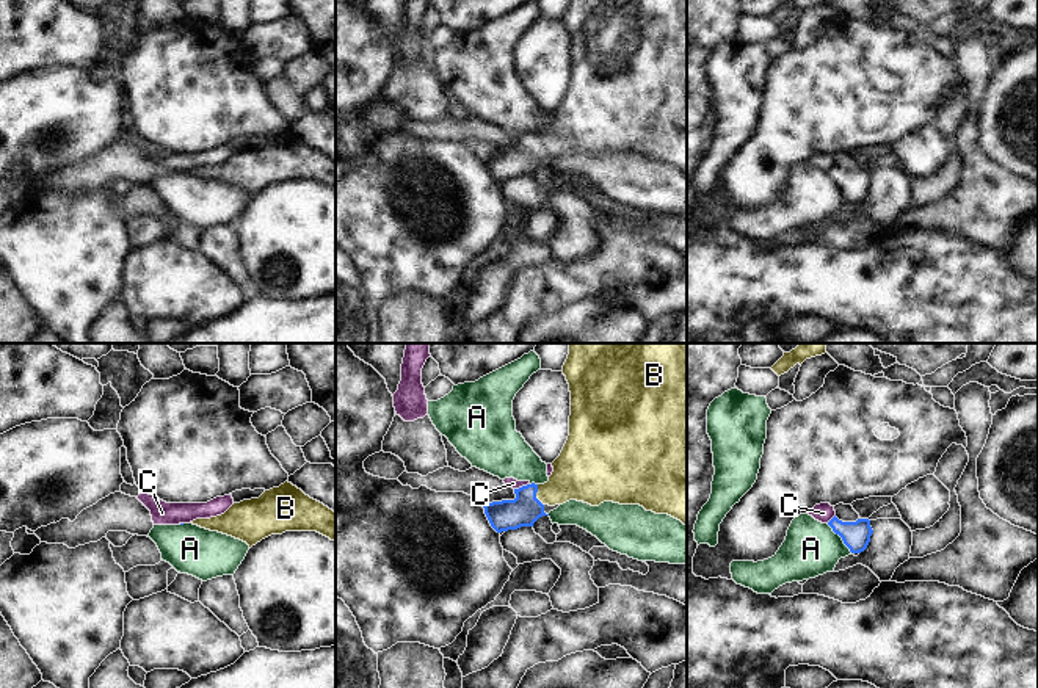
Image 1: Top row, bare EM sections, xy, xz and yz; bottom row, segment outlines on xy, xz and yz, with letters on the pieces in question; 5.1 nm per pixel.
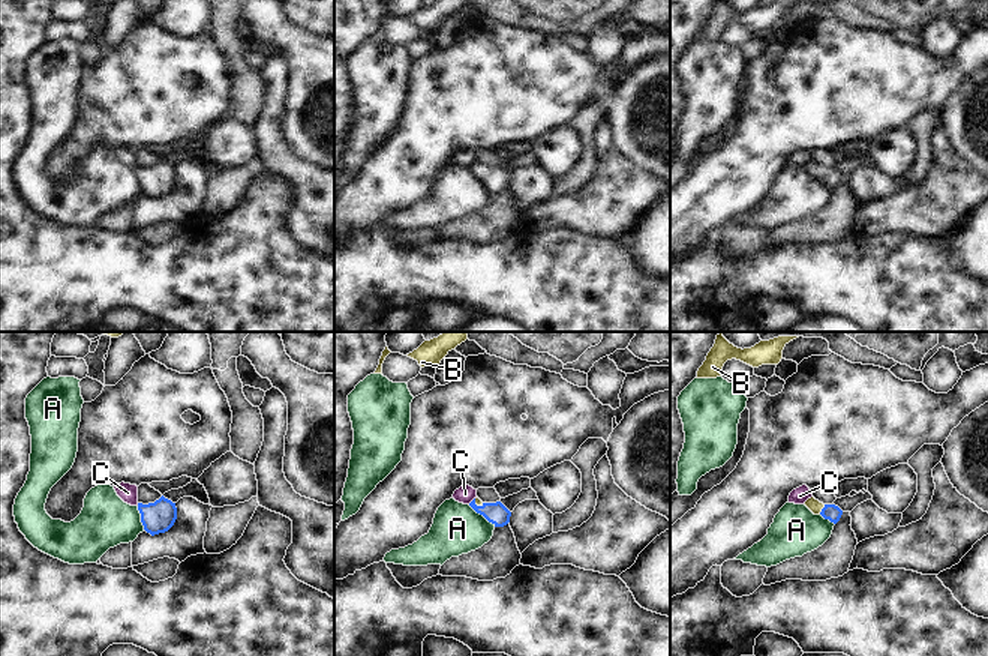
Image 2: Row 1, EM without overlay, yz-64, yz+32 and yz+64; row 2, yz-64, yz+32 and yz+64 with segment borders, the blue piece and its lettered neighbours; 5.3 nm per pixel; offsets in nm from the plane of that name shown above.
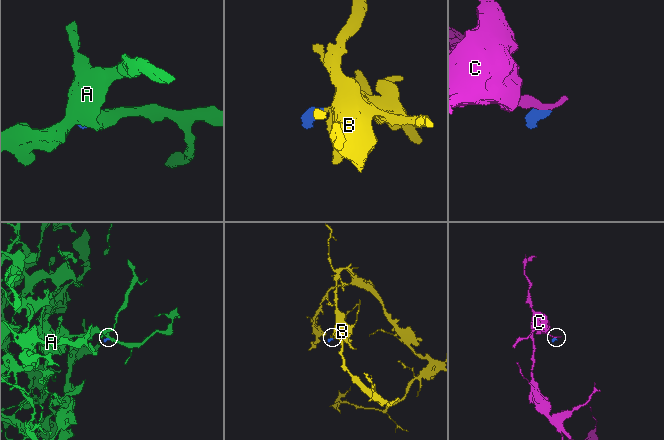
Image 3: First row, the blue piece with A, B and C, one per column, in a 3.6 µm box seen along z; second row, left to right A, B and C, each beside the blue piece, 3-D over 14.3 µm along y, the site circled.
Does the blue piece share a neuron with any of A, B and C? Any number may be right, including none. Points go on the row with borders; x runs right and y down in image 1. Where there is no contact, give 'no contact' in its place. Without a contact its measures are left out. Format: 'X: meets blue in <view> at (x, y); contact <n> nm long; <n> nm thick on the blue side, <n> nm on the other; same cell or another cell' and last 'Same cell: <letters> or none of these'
A: meets blue in yz at (841, 536); contact 200 nm long; 140 nm thick on the blue side, 280 nm on the other; another cell
B: meets blue in xz at (535, 496); contact 120 nm long; 160 nm thick on the blue side, 260 nm on the other; same cell
C: meets blue in xz at (522, 486); contact 90 nm long; 160 nm thick on the blue side, 50 nm on the other; another cell
Same cell: B

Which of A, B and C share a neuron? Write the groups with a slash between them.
A / B / C

